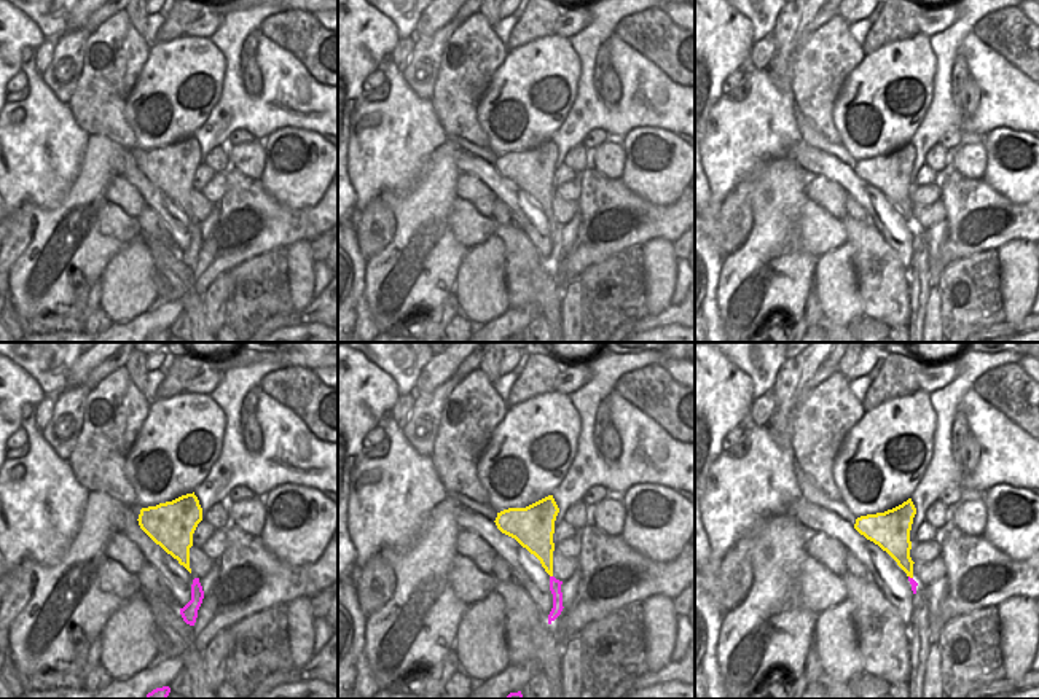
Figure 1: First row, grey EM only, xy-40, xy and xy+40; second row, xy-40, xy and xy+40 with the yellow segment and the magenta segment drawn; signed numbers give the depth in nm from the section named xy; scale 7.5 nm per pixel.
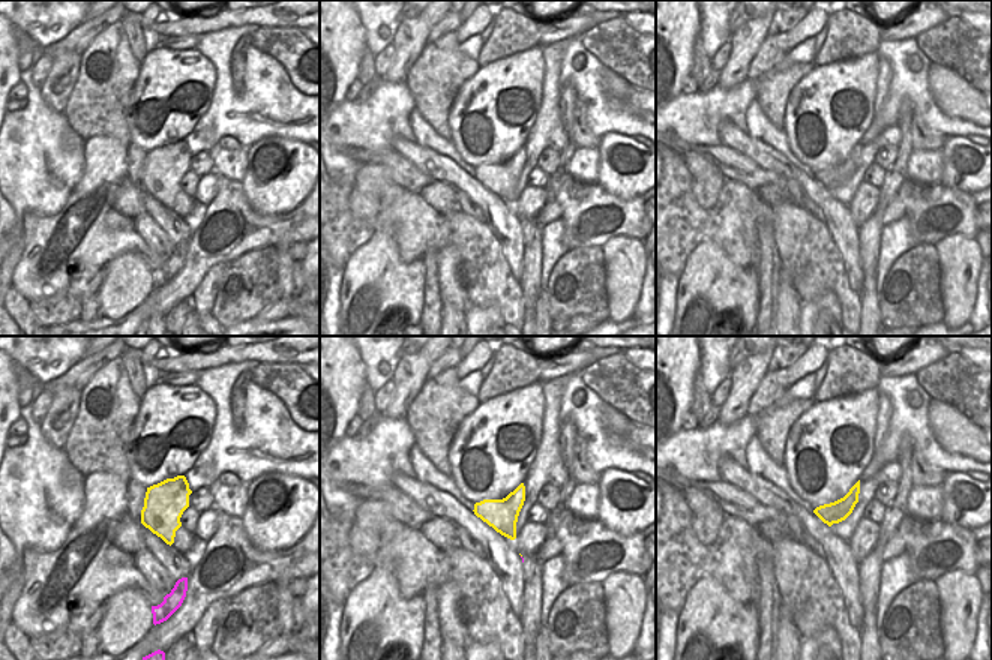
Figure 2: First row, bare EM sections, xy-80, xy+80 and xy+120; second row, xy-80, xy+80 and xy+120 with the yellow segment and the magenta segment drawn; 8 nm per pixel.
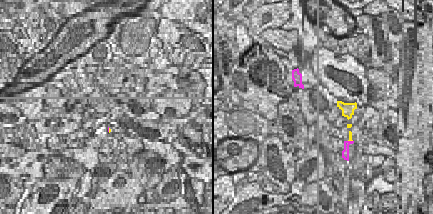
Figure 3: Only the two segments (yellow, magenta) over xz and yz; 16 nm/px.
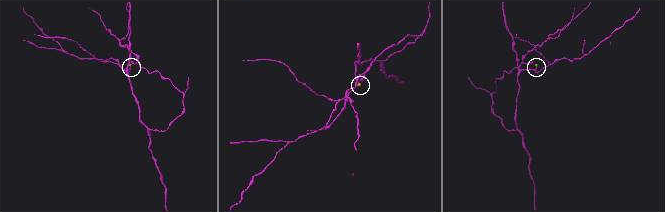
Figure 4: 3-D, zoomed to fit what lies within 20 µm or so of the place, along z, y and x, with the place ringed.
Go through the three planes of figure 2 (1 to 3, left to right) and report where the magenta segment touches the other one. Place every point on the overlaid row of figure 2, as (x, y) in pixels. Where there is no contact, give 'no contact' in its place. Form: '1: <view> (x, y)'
1: no contact
2: no contact
3: no contact

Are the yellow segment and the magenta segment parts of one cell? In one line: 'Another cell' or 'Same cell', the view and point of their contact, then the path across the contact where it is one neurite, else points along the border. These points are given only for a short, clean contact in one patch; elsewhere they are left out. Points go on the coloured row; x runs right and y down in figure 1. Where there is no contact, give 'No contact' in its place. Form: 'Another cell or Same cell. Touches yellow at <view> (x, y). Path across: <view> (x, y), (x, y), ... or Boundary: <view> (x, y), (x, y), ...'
Same cell. Touches yellow at xy+40 (910, 577). Path across: xy+40 (897, 546), (910, 577), (913, 583).

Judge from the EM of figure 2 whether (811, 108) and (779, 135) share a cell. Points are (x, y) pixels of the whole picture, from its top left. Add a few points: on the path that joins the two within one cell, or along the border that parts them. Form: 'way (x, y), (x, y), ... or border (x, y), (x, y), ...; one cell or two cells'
border (782, 128), (788, 147), (800, 162); two cells

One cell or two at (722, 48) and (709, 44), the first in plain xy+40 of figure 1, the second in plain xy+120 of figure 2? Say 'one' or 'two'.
two

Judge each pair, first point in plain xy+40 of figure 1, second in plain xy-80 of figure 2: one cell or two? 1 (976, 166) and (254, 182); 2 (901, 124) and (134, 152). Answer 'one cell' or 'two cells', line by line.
1: two cells
2: two cells

